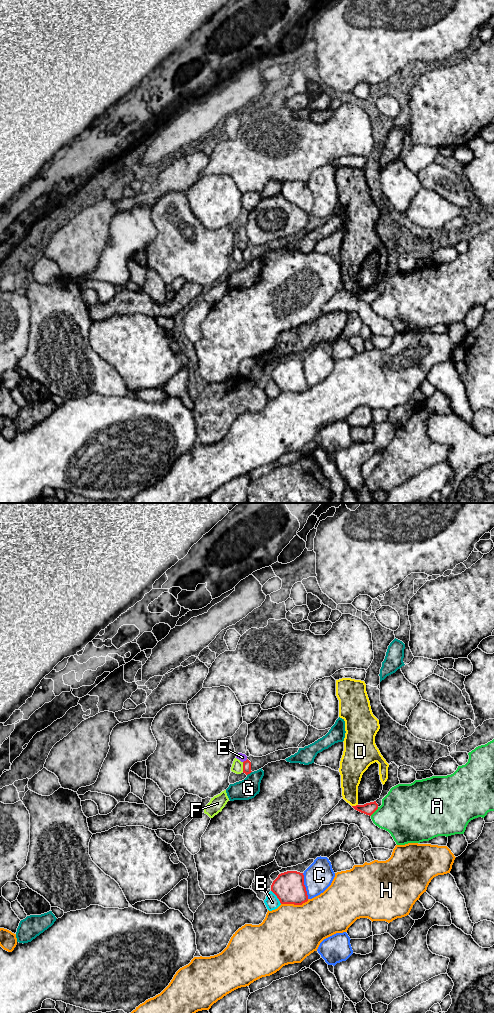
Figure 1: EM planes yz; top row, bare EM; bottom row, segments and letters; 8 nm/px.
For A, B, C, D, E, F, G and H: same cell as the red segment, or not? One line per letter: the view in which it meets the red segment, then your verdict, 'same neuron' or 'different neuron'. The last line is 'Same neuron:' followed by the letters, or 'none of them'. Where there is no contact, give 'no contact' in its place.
A: yz | different neuron
B: yz | different neuron
C: yz | different neuron
D: yz | different neuron
E: yz | different neuron
F: yz | different neuron
G: yz | different neuron
H: yz | different neuron
Same neuron: none of them

